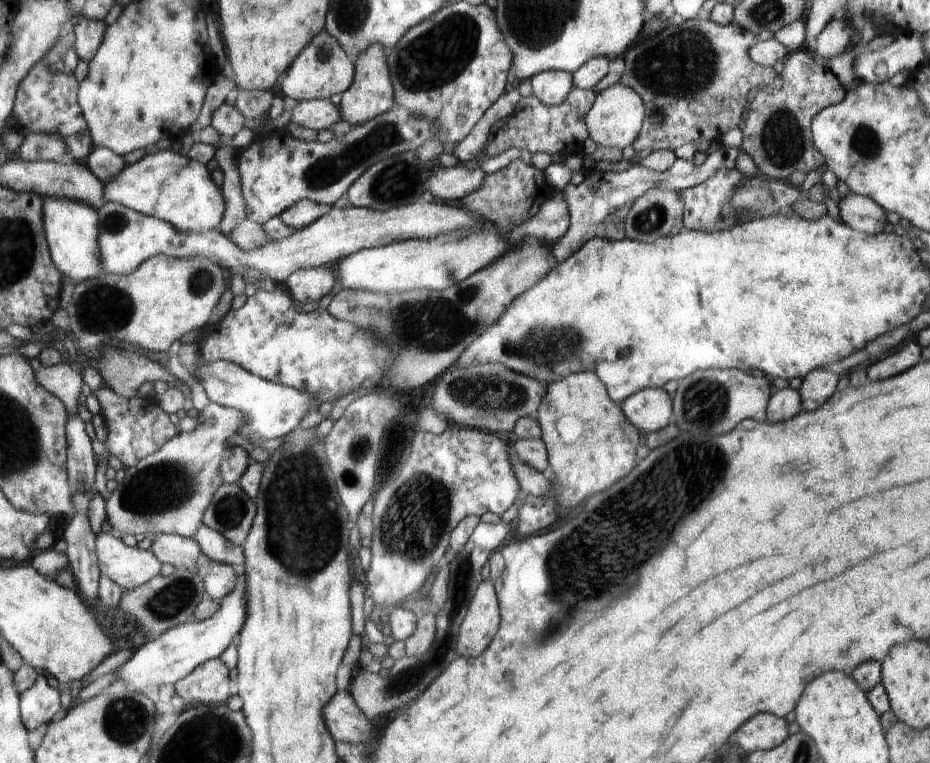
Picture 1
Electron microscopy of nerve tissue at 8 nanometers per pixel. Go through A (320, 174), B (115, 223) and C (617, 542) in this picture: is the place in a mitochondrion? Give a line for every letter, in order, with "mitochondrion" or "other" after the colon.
A: mitochondrion
B: mitochondrion
C: mitochondrion

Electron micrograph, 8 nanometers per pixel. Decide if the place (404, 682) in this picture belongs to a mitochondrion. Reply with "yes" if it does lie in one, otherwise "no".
yes

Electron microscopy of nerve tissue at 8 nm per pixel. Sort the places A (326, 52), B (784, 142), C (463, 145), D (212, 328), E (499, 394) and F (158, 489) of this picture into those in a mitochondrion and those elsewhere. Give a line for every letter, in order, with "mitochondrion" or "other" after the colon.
A: mitochondrion
B: mitochondrion
C: other
D: other
E: mitochondrion
F: mitochondrion

